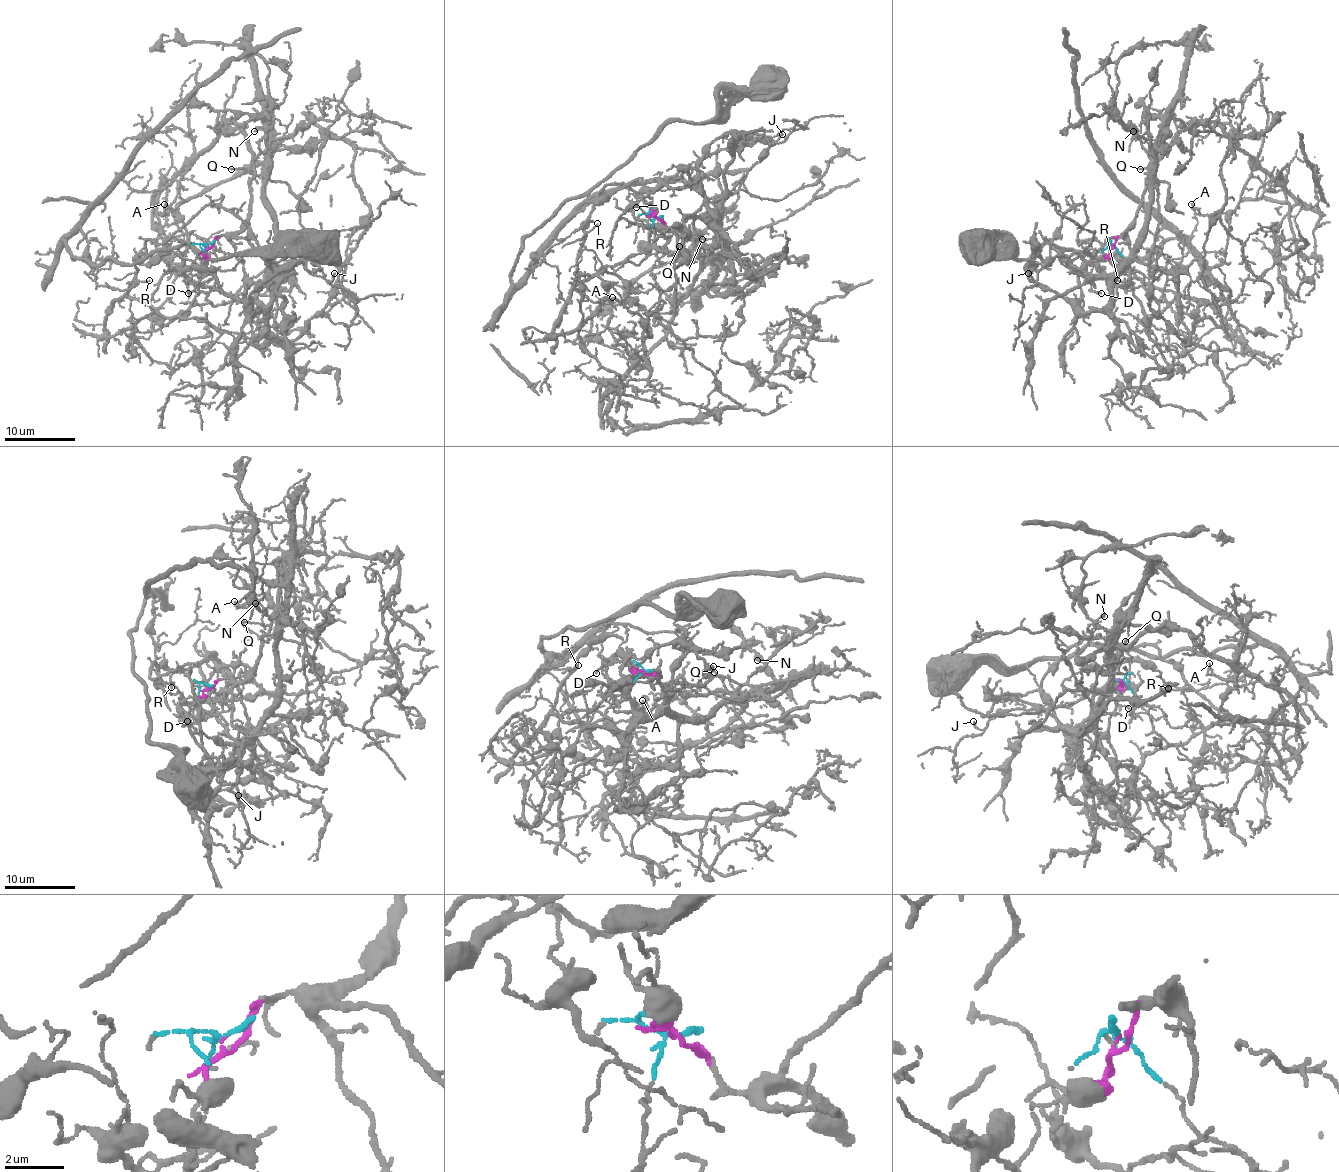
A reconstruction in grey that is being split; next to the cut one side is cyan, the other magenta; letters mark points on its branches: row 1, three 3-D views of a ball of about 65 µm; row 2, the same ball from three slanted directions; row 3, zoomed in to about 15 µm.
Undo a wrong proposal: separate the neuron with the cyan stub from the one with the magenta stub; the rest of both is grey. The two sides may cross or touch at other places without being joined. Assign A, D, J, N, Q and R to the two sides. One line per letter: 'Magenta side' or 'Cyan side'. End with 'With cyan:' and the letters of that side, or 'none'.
A: Magenta side
D: Magenta side
J: Magenta side
N: Magenta side
Q: Magenta side
R: Cyan side
With cyan: R

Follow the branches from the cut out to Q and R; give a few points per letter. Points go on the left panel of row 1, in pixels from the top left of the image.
Q: (207, 244), (211, 246), (214, 239), (223, 233), (237, 233), (248, 216), (252, 169), (230, 169)
R: (207, 244), (200, 263), (198, 294), (184, 311), (163, 317), (128, 295), (135, 278), (149, 279)

